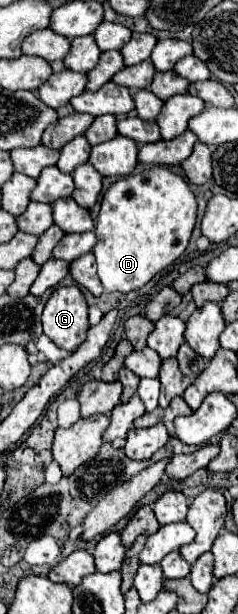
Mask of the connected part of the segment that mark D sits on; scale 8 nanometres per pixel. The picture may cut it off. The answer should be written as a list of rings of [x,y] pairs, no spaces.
[[[152,166],[114,182],[102,198],[94,228],[98,236],[94,256],[104,290],[124,294],[138,290],[160,270],[176,262],[190,242],[196,214],[198,202],[188,182],[166,166]]]

